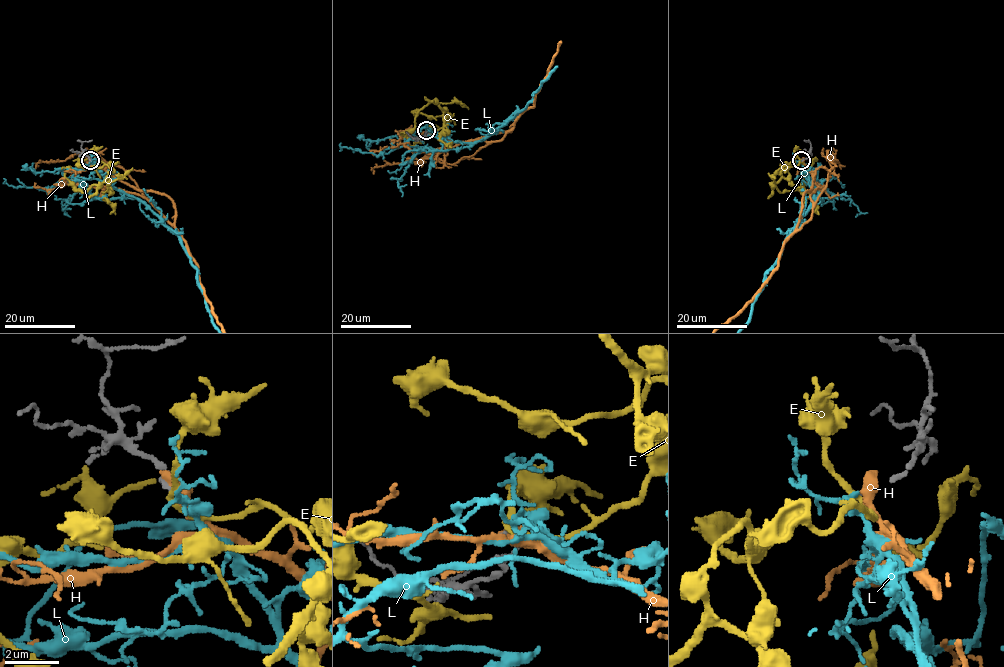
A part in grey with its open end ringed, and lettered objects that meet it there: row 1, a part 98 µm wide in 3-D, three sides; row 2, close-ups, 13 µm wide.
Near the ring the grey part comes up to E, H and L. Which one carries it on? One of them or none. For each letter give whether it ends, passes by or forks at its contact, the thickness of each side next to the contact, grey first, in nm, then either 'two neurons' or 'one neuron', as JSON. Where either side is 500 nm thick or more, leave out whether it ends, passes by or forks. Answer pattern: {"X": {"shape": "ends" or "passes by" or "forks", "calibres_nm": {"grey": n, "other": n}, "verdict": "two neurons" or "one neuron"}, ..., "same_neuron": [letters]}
{"E": {"shape": "passes by", "calibres_nm": {"grey": 140, "other": 200}, "verdict": "two neurons"}, "H": {"calibres_nm": {"grey": 150, "other": 500}, "verdict": "two neurons"}, "L": {"shape": "passes by", "calibres_nm": {"grey": 140, "other": 150}, "verdict": "one neuron"}, "same_neuron": ["L"]}

